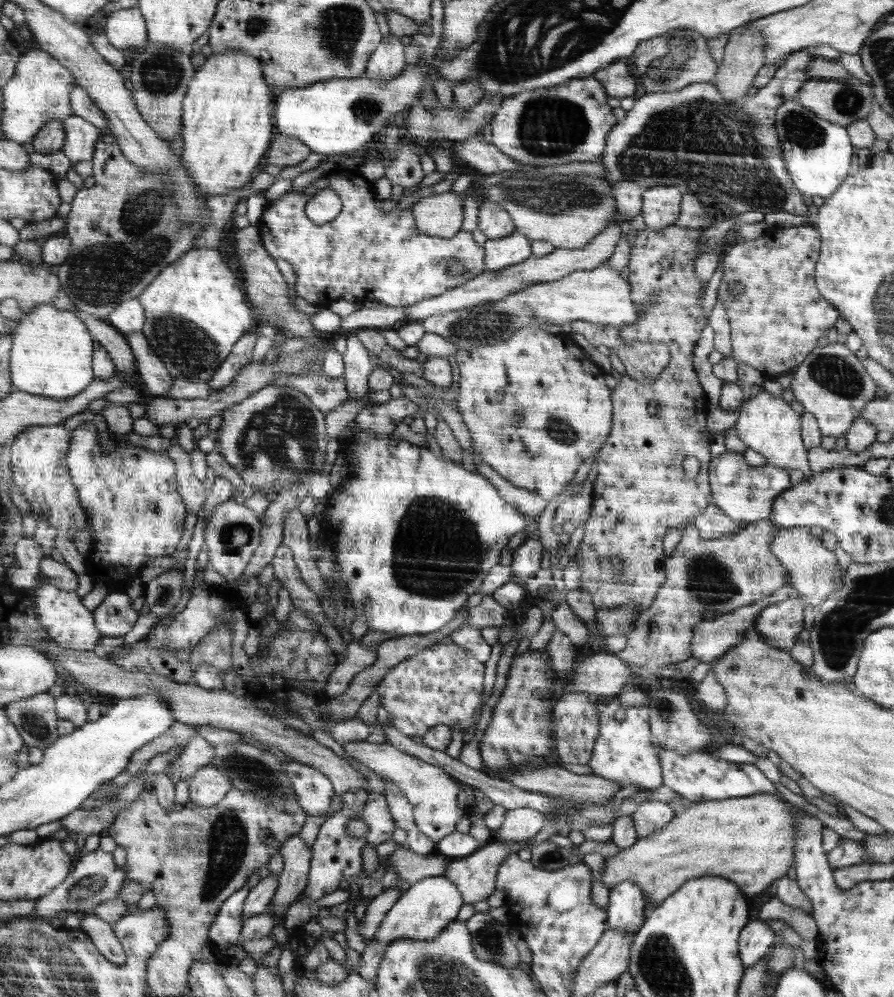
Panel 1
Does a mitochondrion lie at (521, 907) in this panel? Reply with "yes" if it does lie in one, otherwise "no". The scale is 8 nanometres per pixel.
no

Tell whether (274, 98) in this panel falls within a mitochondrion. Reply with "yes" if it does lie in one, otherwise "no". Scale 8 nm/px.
no

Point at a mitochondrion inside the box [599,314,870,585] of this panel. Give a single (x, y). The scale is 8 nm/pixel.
(835, 373)

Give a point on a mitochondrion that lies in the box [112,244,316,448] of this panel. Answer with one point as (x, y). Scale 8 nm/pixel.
(193, 352)

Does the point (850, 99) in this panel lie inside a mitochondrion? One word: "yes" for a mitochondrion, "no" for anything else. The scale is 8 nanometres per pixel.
yes

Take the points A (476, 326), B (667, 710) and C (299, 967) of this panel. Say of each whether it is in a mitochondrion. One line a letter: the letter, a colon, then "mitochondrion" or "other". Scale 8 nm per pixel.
A: mitochondrion
B: mitochondrion
C: other

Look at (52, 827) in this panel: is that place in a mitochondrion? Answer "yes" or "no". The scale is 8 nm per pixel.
no

